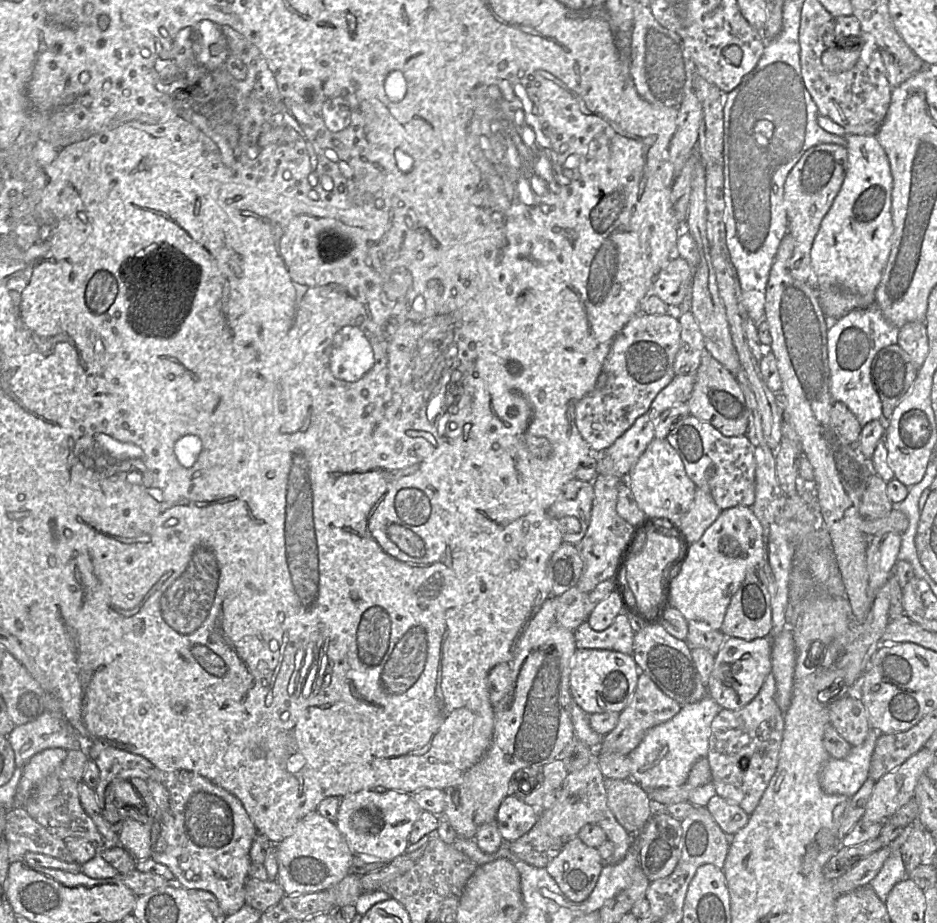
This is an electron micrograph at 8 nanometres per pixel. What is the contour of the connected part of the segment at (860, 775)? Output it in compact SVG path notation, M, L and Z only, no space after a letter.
M871 728L864 742L852 746L846 757L827 760L820 774L820 784L826 793L848 798L857 793L869 777L871 758L880 734Z

